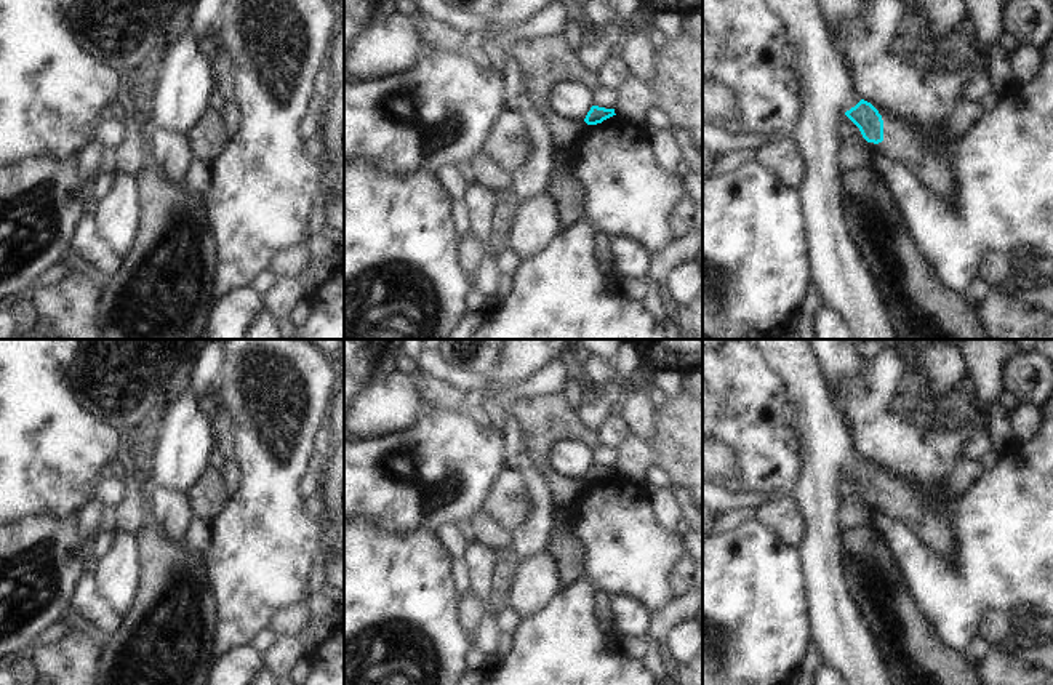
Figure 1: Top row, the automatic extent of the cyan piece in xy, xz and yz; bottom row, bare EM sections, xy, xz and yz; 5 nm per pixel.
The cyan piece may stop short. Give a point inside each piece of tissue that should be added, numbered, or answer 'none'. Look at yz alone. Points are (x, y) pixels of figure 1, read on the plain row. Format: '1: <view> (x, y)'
1: yz (933, 527)

